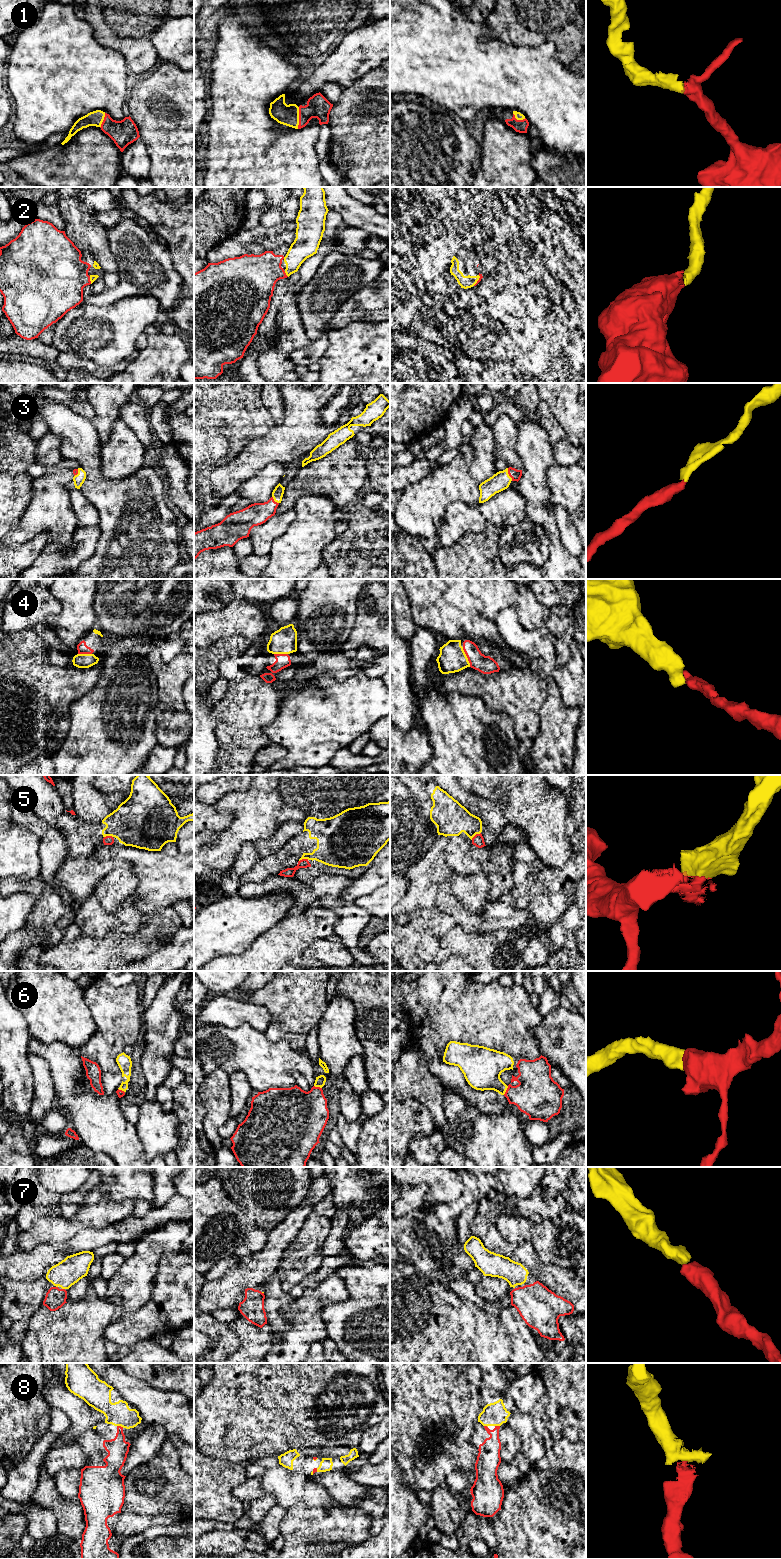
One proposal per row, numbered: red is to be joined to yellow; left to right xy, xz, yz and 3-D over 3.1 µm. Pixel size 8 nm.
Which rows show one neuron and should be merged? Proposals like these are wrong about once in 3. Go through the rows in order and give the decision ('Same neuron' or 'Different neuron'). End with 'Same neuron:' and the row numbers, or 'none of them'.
1: Same neuron
2: Same neuron
3: Same neuron
4: Same neuron
5: Different neuron
6: Same neuron
7: Same neuron
8: Same neuron
Same neuron: 1, 2, 3, 4, 6, 7, 8

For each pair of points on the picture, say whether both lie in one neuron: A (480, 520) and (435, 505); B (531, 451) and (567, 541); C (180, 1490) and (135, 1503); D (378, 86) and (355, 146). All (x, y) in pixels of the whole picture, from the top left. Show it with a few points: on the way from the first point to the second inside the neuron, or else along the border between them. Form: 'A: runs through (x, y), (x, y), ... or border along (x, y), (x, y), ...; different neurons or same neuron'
A: border along (469, 505), (451, 503), (437, 531); different neurons
B: border along (552, 511), (559, 534); different neurons
C: runs through (169, 1494), (160, 1494), (146, 1503); same neuron
D: runs through (378, 101), (378, 123), (370, 131); same neuron

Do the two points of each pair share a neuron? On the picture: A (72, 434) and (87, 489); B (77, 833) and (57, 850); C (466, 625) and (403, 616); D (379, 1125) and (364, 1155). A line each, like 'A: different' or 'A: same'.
A: same
B: different
C: different
D: same

